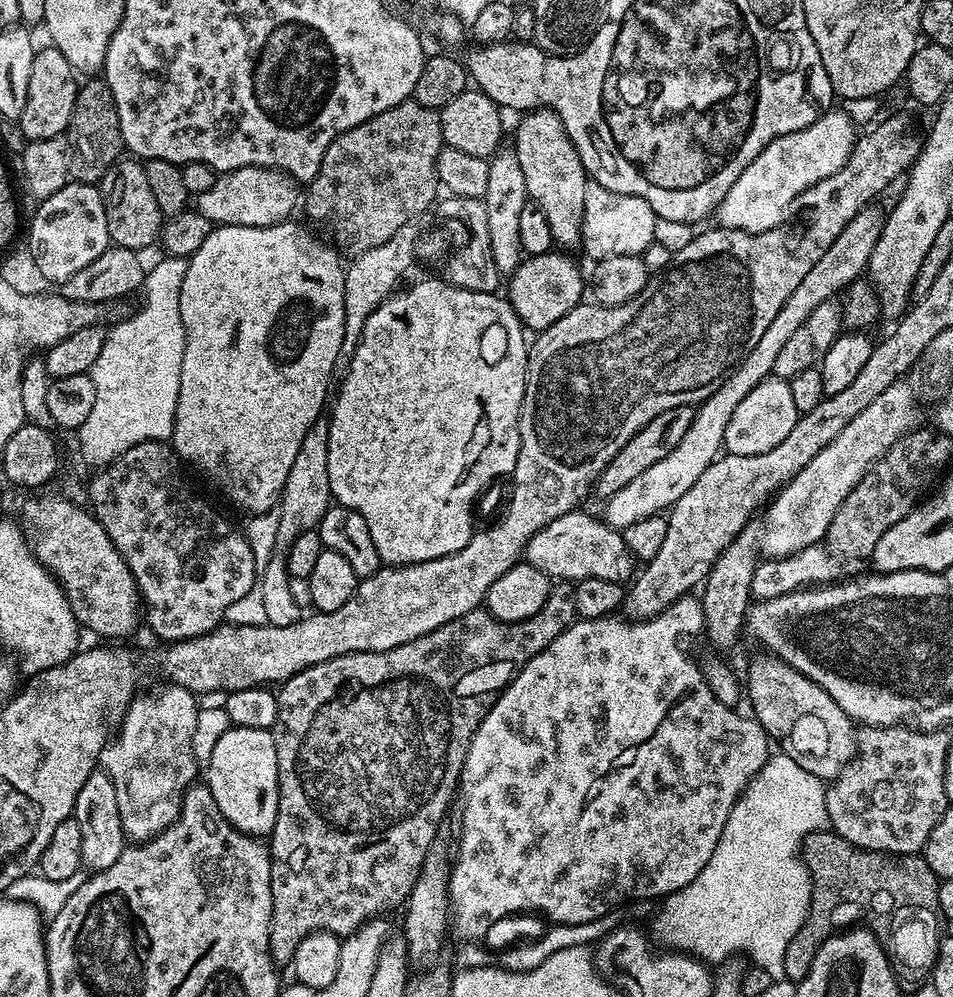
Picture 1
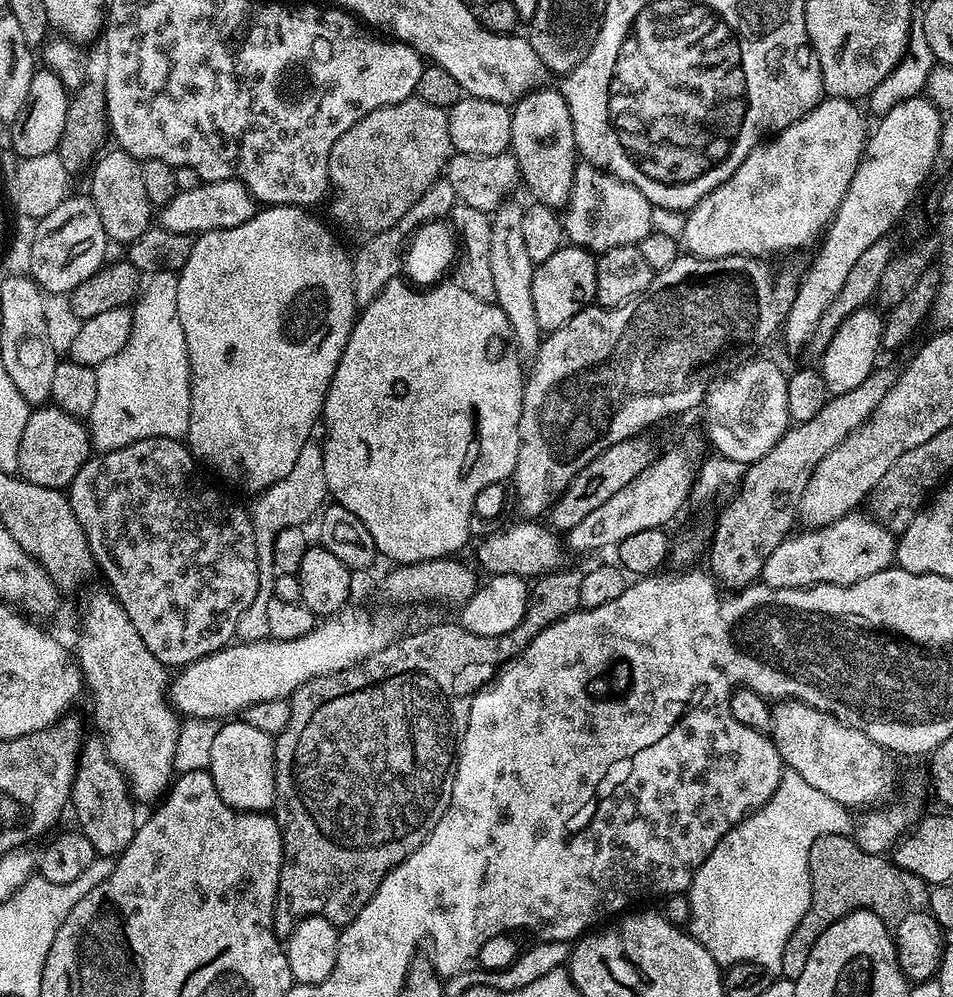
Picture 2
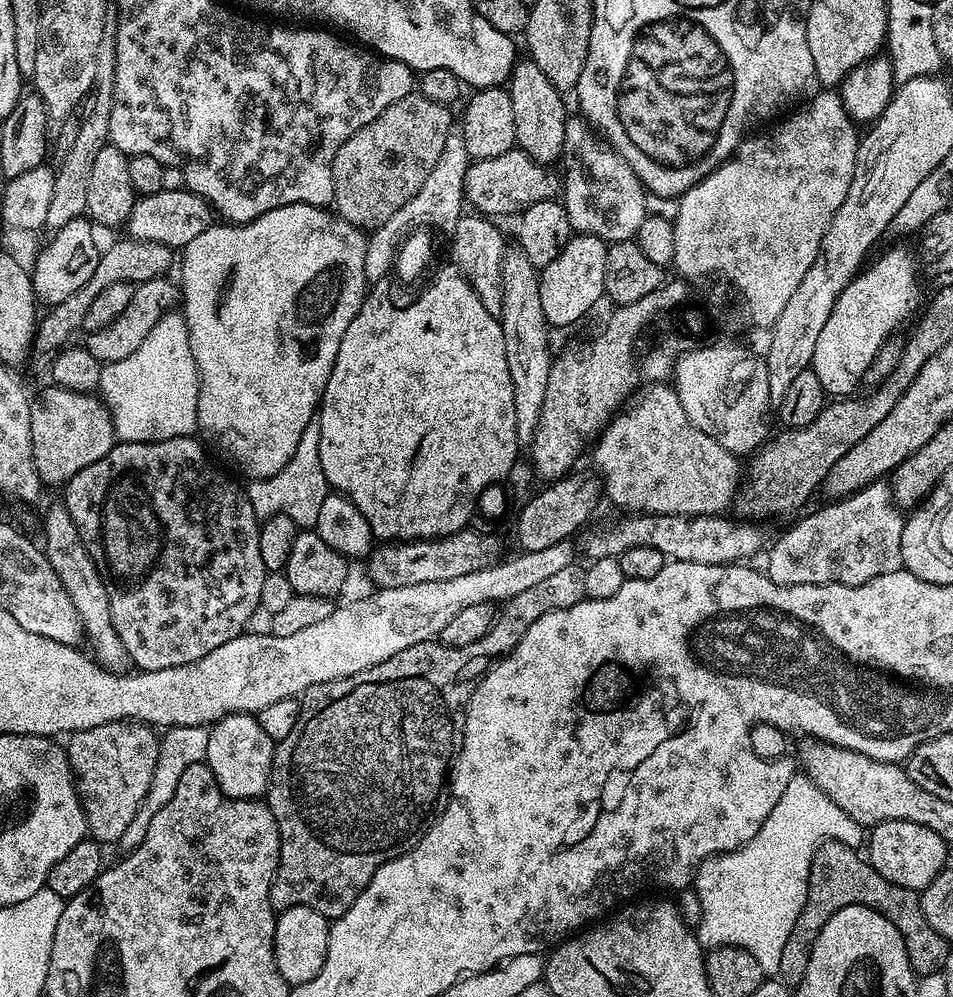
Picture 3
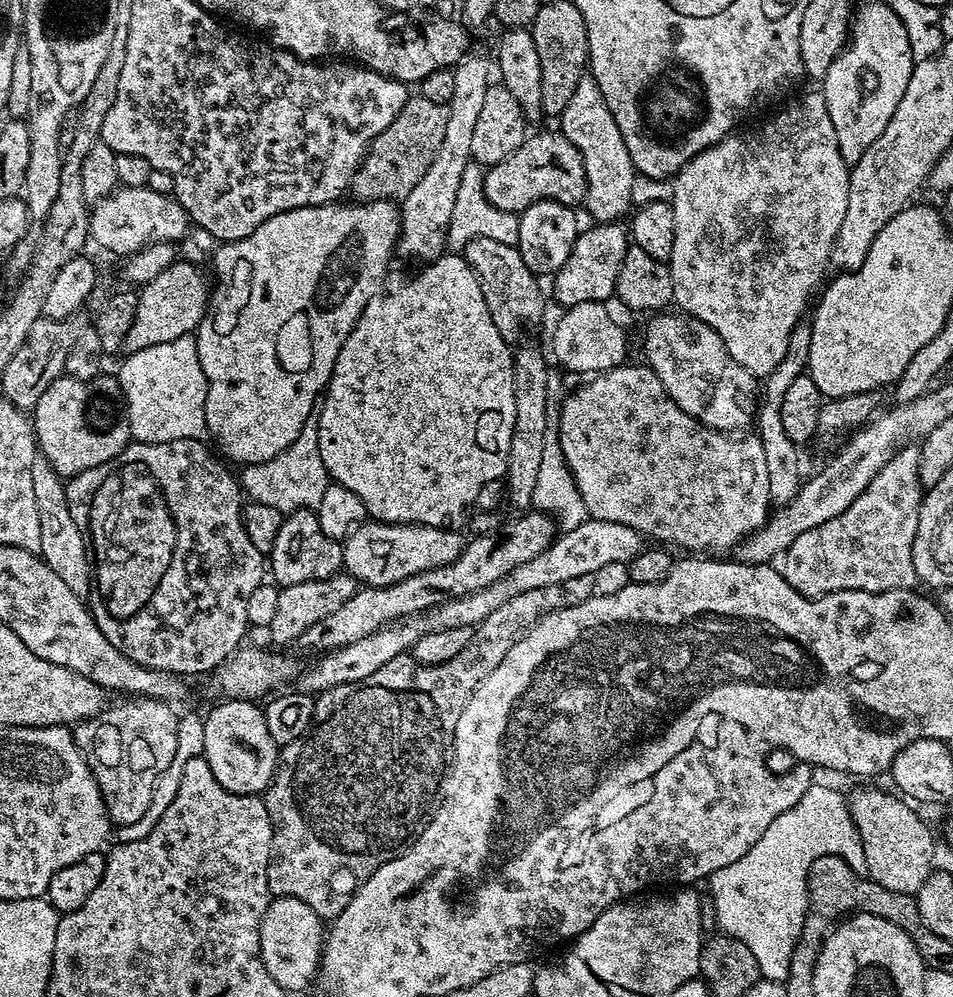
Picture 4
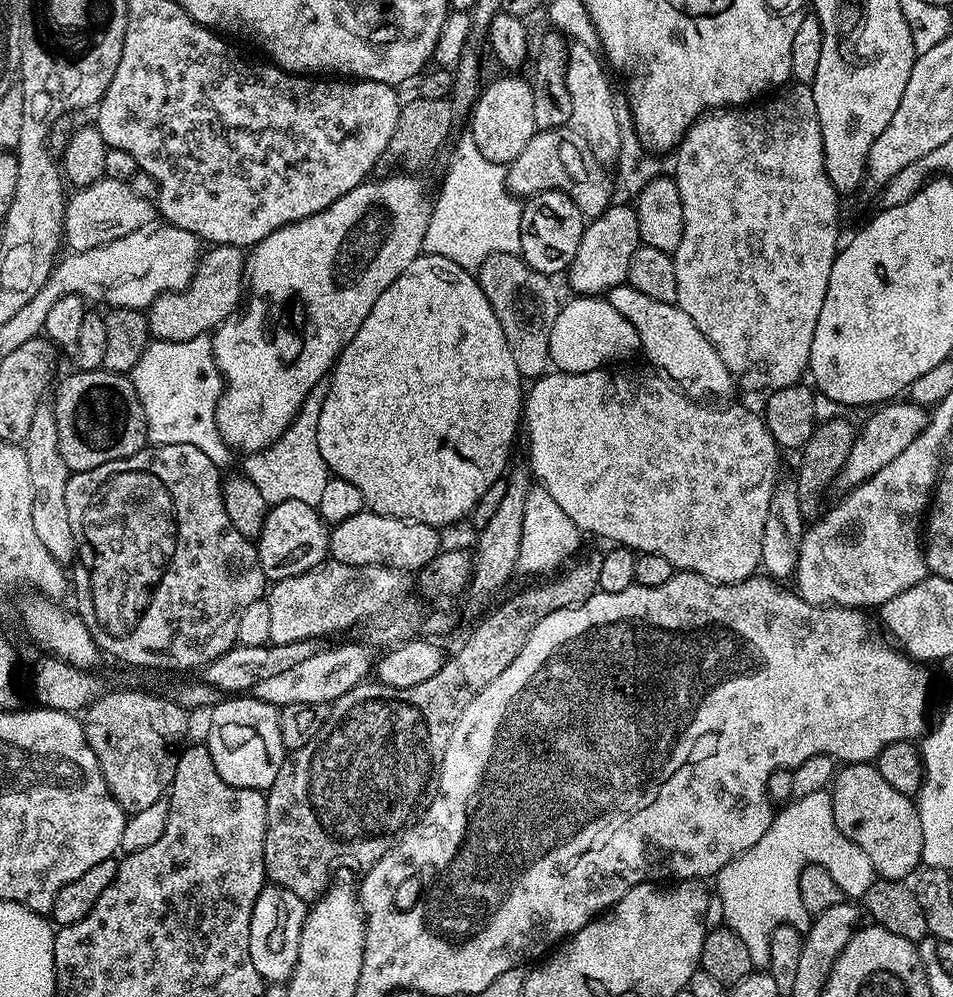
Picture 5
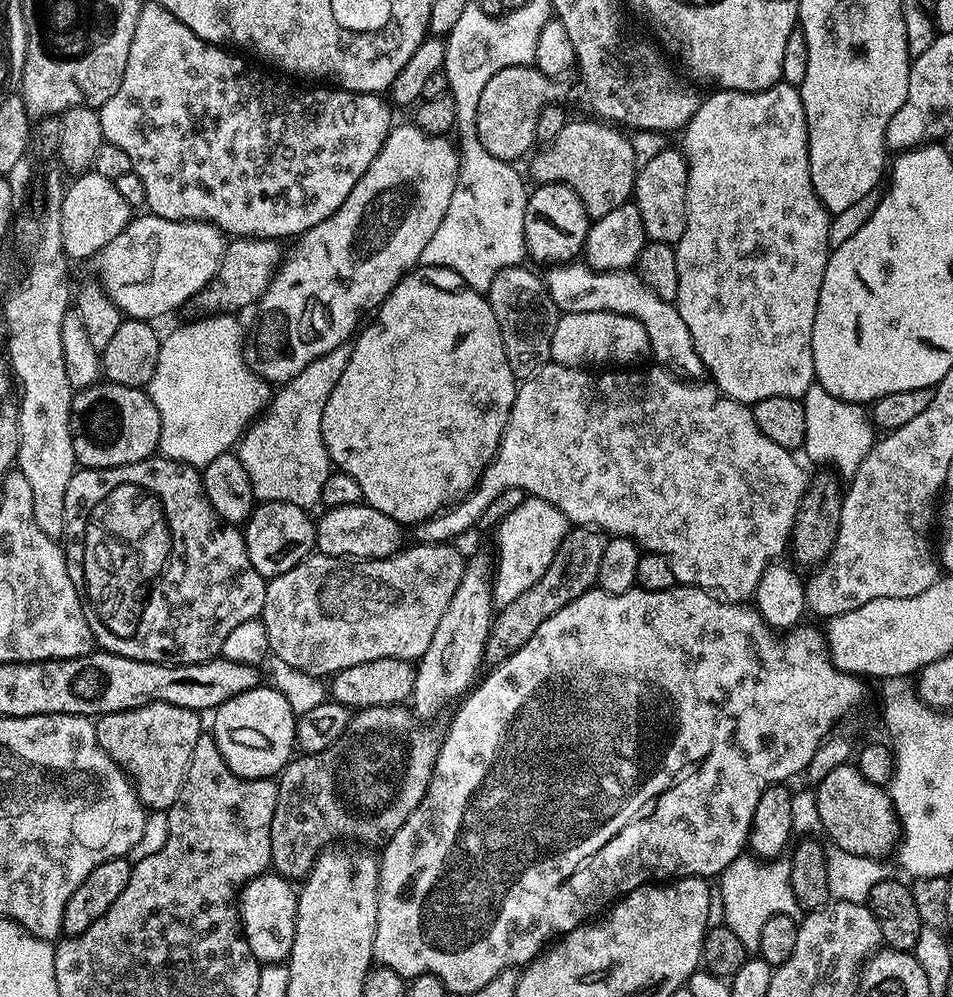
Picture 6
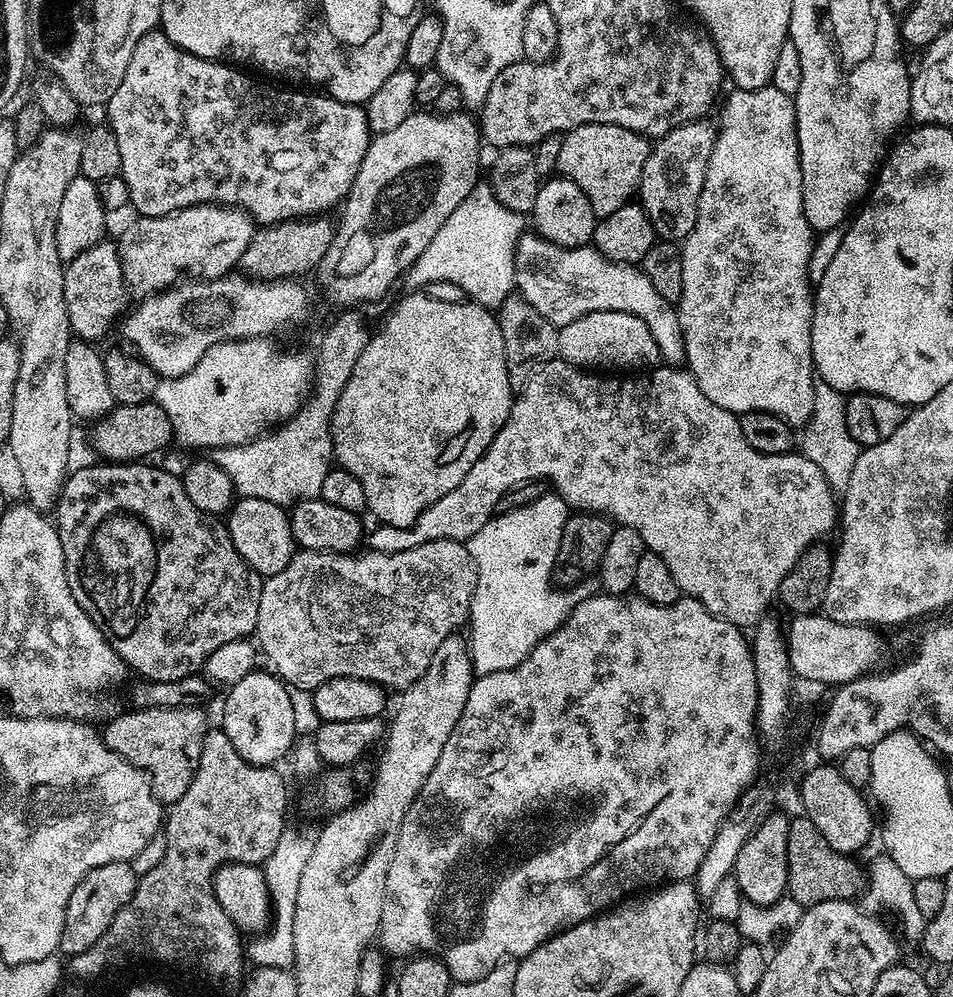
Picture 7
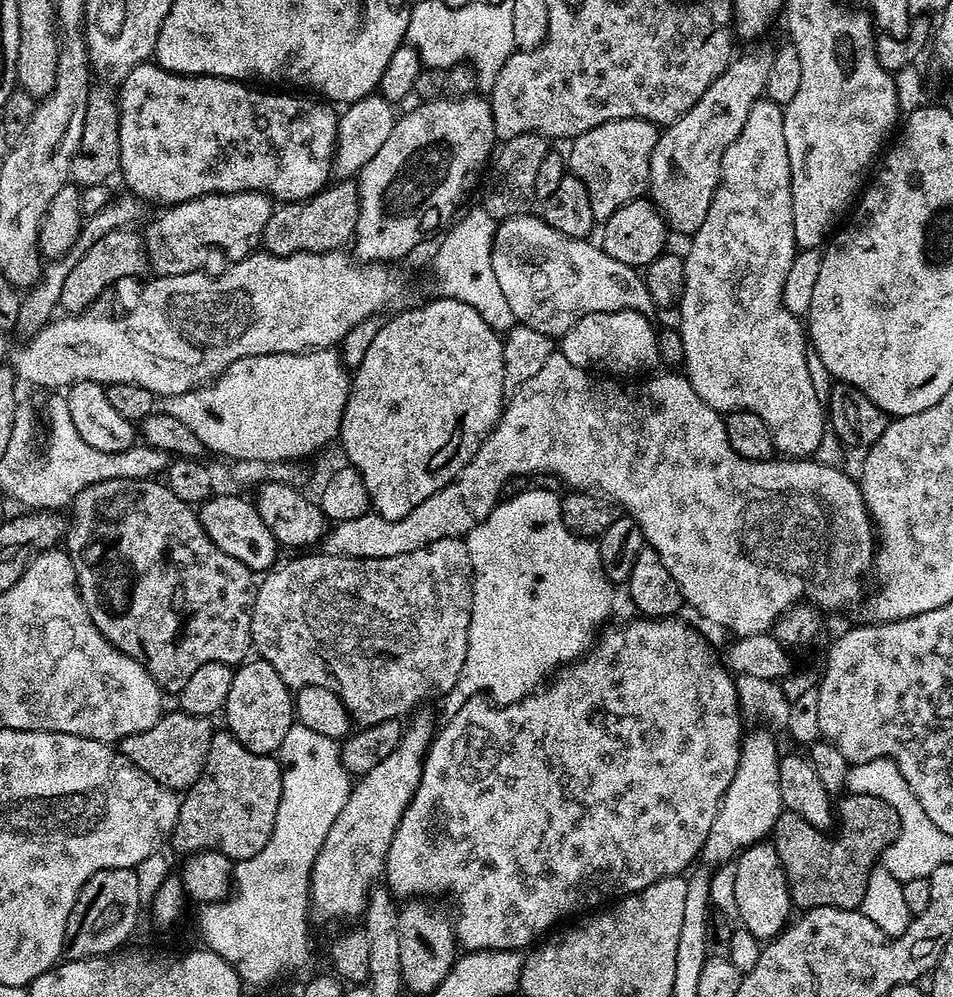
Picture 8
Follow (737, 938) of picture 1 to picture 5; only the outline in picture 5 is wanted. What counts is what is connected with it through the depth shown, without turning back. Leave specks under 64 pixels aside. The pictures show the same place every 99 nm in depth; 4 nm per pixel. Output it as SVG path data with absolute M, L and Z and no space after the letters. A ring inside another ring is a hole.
M831 791L797 795L781 808L784 809L781 812L779 809L773 815L766 834L762 834L762 838L758 838L750 850L731 860L714 877L715 895L722 898L724 924L734 930L738 938L742 938L756 970L769 967L772 935L776 928L793 924L797 933L803 934L808 930L810 914L800 893L800 875L807 864L822 865L830 878L834 878L841 893L848 898L864 897L877 879L874 866L870 866L870 858L866 858L866 854L862 854L862 850L858 850L858 846L854 846L854 842L850 842L842 830L838 830L834 822Z

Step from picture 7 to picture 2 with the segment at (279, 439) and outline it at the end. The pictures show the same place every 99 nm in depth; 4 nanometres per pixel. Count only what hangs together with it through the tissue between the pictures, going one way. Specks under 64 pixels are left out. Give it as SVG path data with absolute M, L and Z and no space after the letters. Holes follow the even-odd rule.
M310 442L302 446L302 454L298 454L298 462L294 462L294 470L290 470L290 474L286 474L282 482L274 482L274 486L270 486L253 499L256 501L250 504L250 515L256 539L260 584L273 584L277 578L274 570L274 538L278 538L278 534L287 528L307 525L307 520L312 515L313 519L325 507L329 496L324 473L324 449L319 443Z

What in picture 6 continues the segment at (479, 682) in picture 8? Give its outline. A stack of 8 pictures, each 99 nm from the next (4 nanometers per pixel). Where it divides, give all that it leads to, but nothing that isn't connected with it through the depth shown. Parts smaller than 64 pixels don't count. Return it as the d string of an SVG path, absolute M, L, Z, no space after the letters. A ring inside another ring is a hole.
M537 496L525 498L516 510L510 511L494 529L496 535L496 560L492 577L492 599L503 606L514 602L554 562L554 554L562 546L570 527L570 521L550 502Z

